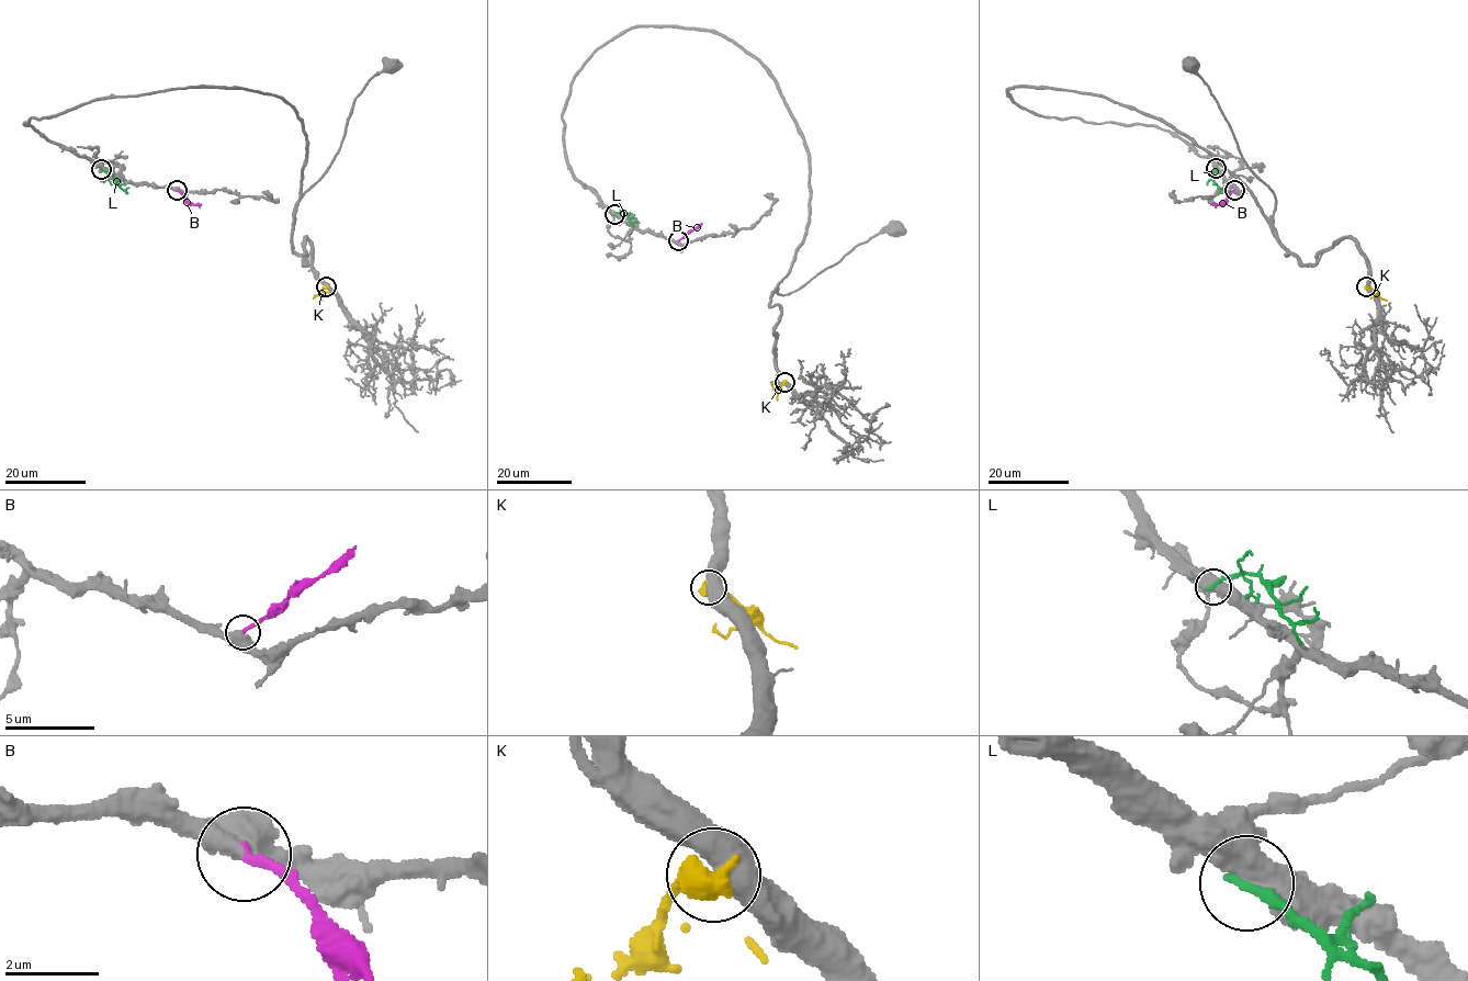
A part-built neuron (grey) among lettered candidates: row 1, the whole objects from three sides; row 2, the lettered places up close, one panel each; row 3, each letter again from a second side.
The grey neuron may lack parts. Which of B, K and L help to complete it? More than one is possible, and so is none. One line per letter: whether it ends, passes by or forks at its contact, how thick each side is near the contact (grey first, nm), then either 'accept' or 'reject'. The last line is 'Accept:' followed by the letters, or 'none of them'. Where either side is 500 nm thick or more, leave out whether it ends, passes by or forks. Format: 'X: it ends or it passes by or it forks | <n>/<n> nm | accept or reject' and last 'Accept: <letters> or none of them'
B: it ends | 480/200 nm | accept
K: 550/650 nm | reject
L: it ends | 480/240 nm | reject
Accept: B

